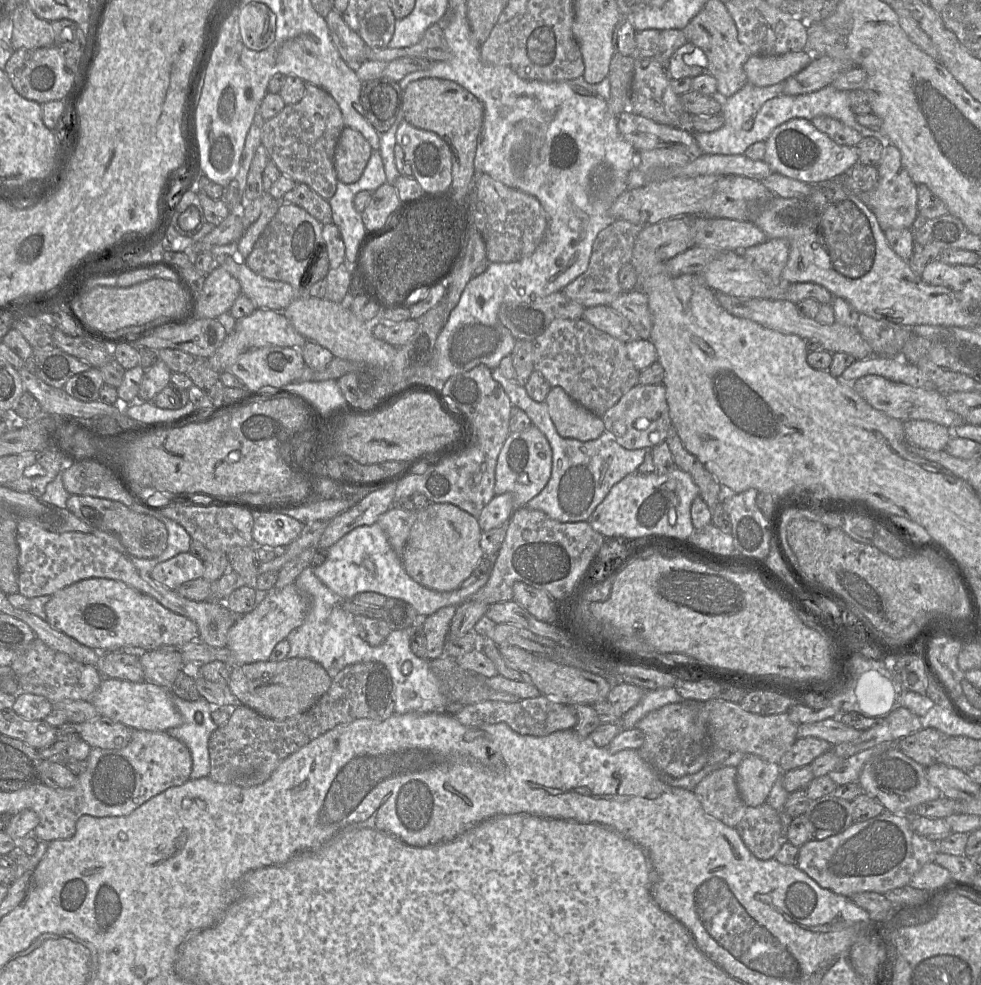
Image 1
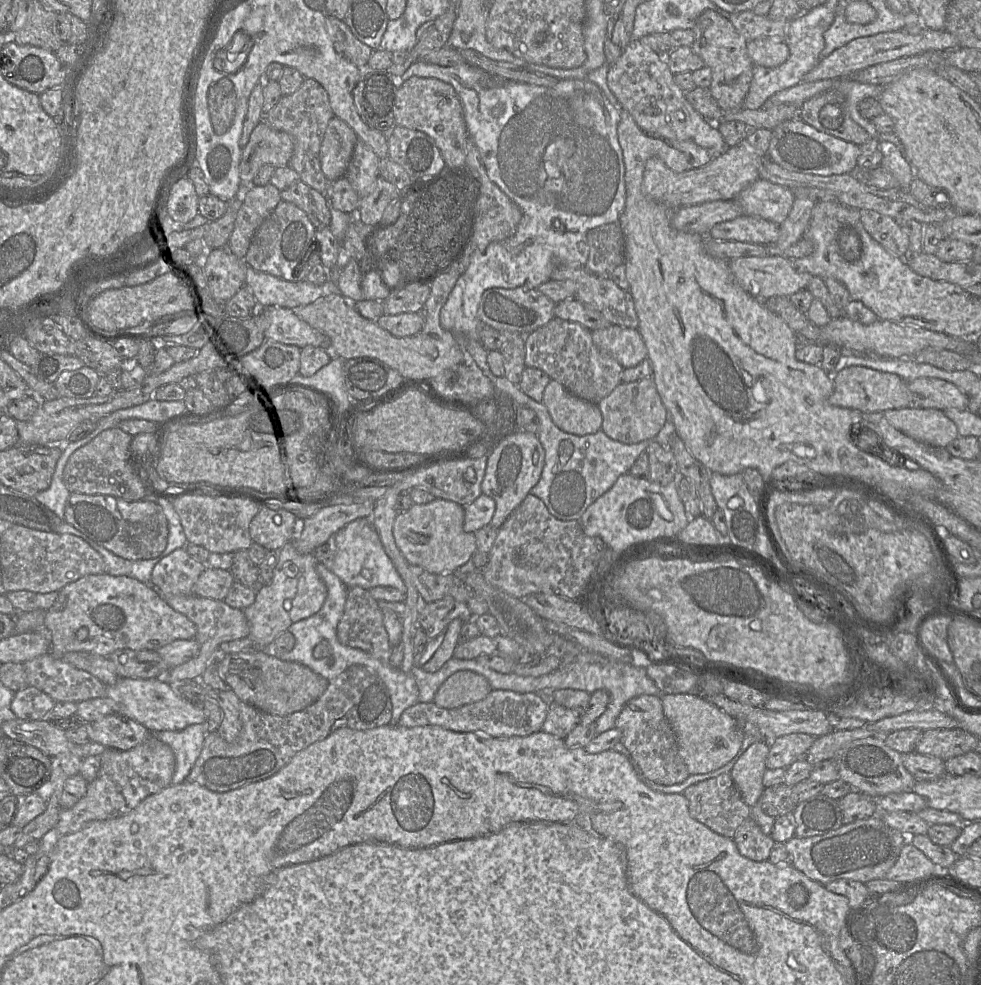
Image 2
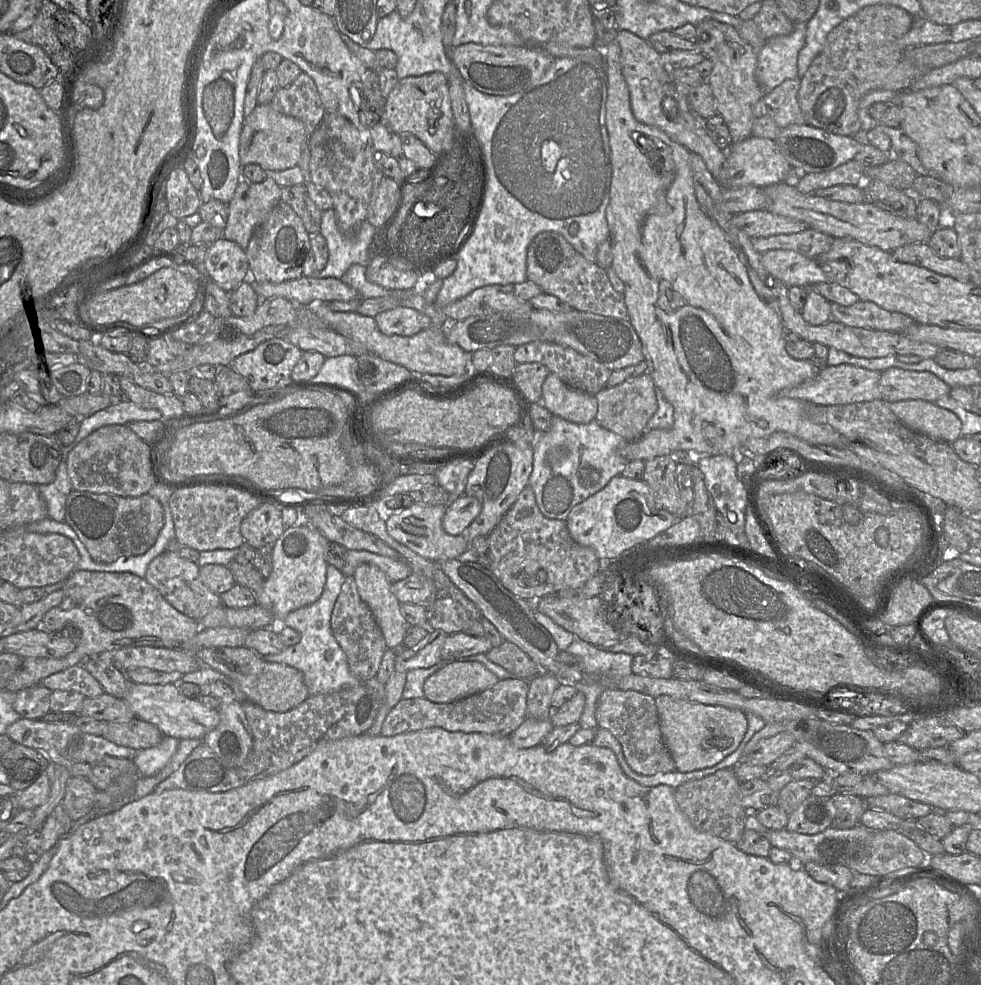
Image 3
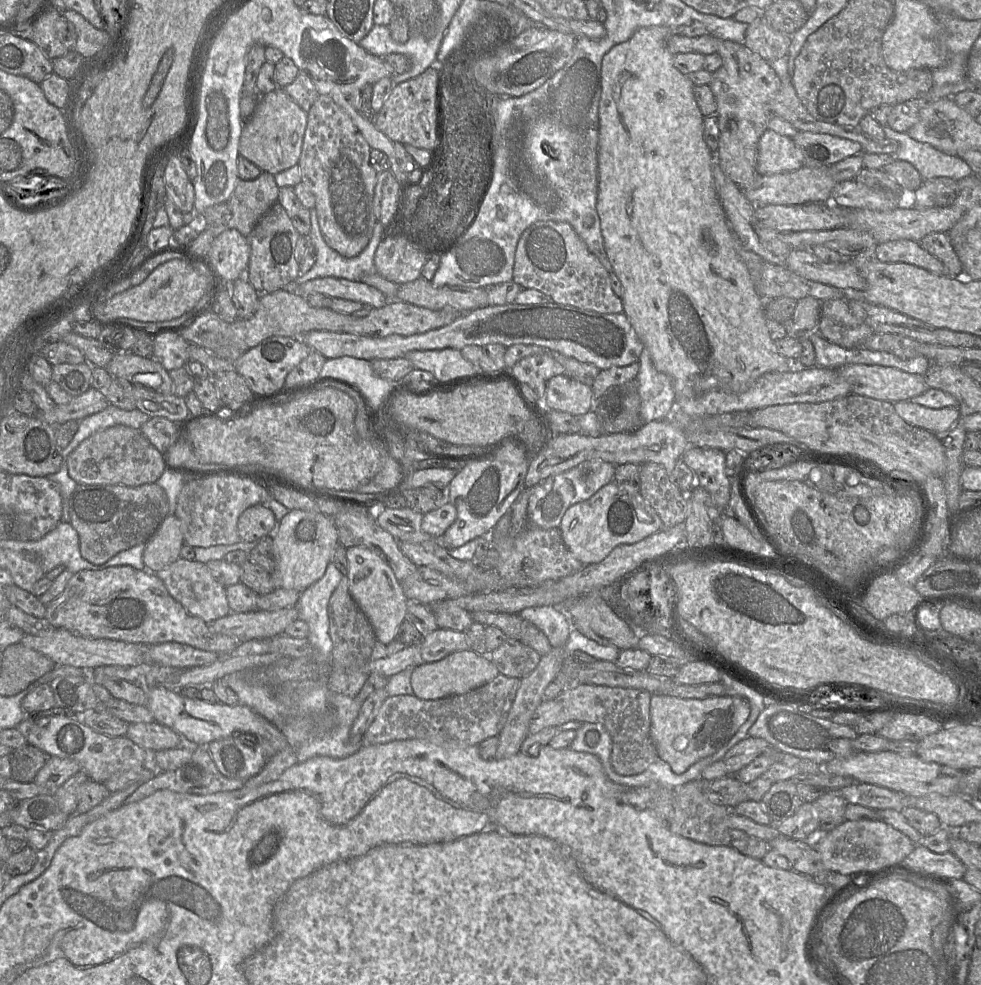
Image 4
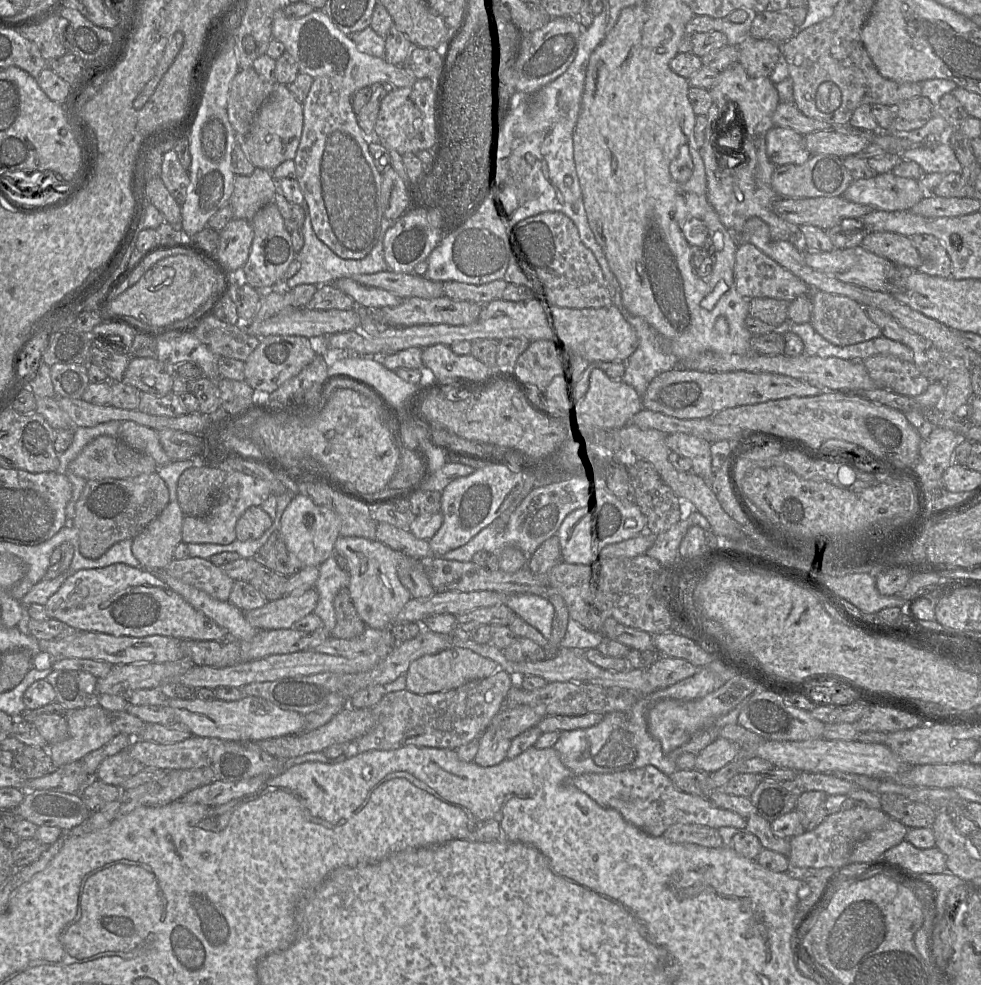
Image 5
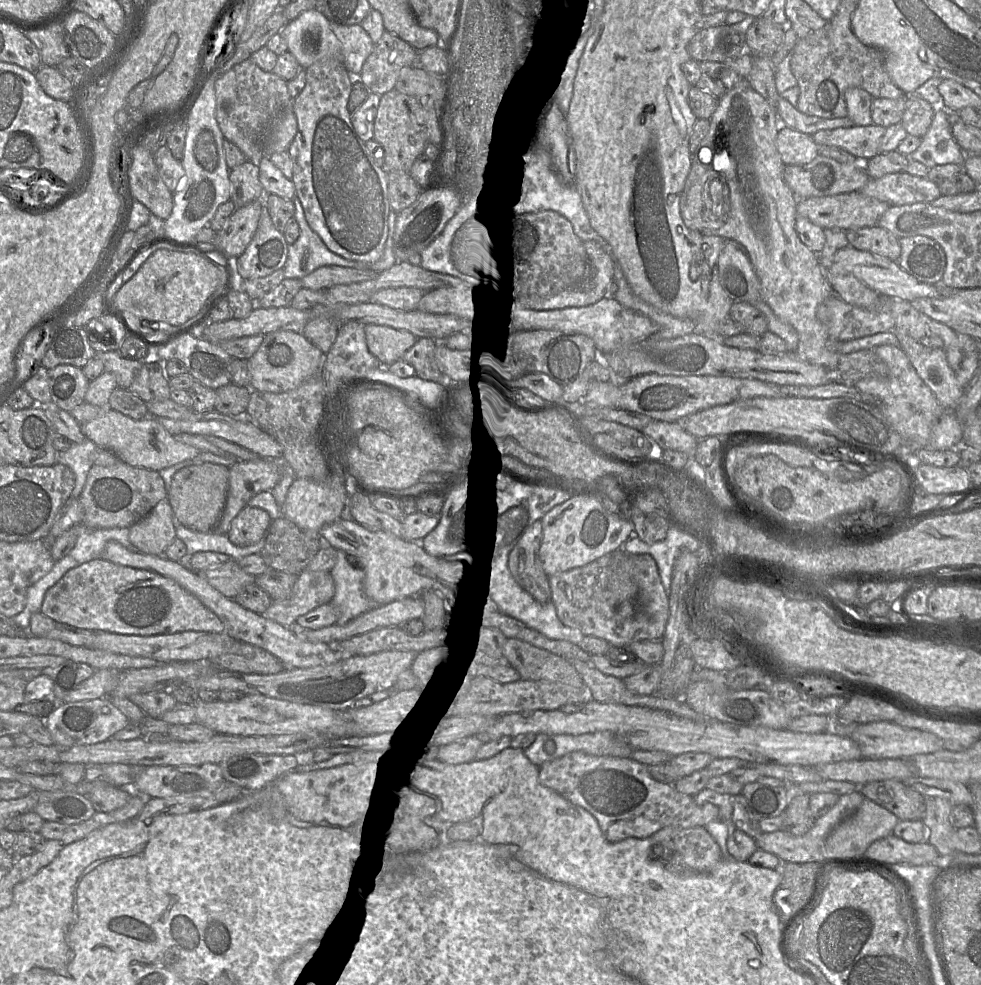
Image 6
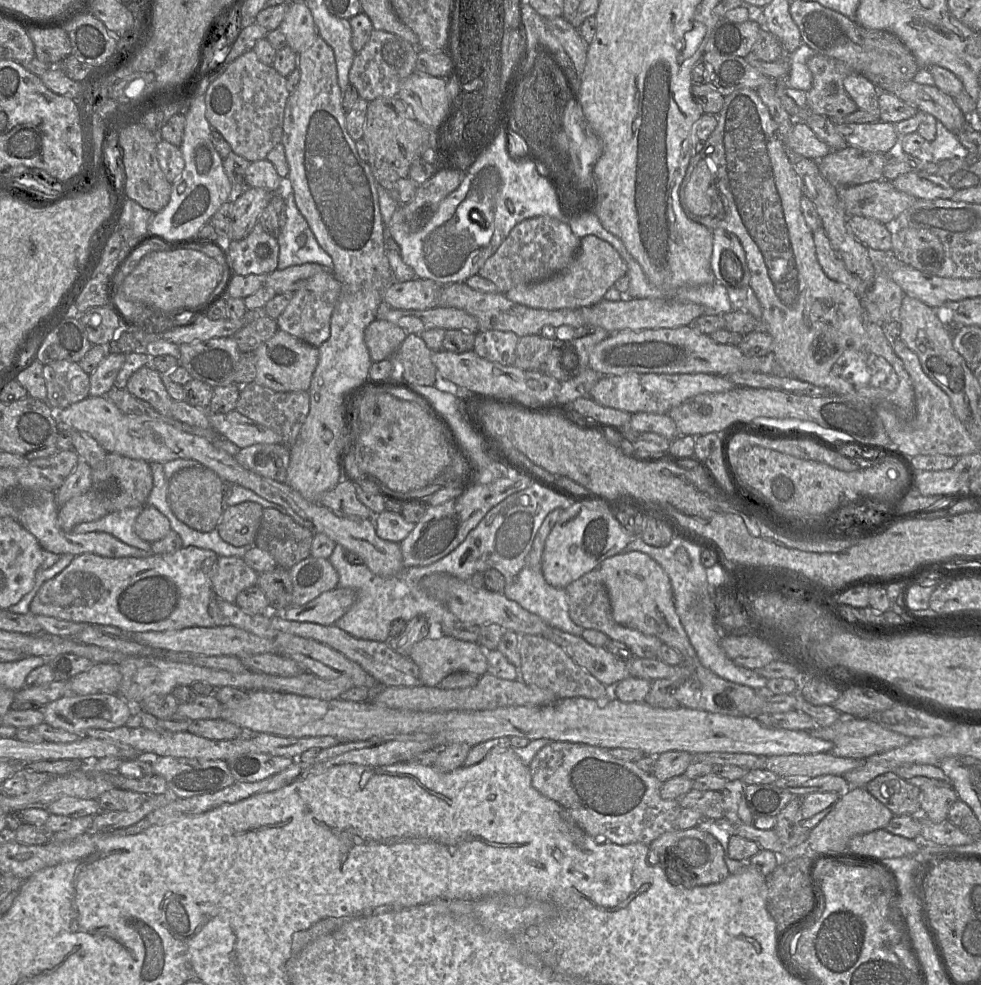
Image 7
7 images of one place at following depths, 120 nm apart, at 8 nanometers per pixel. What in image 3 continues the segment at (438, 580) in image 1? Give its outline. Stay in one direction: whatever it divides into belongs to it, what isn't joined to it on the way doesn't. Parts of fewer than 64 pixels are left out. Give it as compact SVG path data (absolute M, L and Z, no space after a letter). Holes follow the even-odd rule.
M415 502L386 520L387 532L397 542L428 560L439 562L456 559L468 549L470 543L462 535L452 536L444 531L442 520L446 508L447 505L425 505Z

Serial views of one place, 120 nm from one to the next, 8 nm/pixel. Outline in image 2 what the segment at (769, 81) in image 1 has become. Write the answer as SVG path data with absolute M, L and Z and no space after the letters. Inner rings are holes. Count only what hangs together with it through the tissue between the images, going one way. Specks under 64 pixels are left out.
M760 38L746 43L747 52L755 66L775 68L789 57L789 48L783 41Z

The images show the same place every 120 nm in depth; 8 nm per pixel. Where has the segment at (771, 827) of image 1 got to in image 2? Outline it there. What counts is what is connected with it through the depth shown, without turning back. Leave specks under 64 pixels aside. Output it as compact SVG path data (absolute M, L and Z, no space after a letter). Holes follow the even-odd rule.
M751 817L744 820L738 827L733 840L739 852L753 861L768 860L776 845L772 837L763 833Z

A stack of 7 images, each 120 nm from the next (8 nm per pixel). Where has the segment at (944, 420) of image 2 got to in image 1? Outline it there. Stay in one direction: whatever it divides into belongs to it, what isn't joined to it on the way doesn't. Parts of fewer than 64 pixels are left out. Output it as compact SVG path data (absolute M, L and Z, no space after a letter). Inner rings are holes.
M908 420L903 422L908 445L928 450L944 450L953 430L927 420Z

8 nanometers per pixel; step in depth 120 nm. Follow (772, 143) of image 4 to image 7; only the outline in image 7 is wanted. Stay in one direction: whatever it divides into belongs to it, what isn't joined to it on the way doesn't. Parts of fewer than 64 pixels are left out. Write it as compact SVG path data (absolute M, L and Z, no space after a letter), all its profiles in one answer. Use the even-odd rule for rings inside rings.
M795 121L787 136L787 147L794 153L819 161L831 149L808 127L804 121Z

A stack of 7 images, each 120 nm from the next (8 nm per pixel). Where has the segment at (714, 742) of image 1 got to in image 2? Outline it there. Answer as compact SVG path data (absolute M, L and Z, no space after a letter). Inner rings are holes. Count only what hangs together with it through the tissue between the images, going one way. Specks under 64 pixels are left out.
M641 695L630 699L615 721L615 728L622 734L621 743L613 746L615 750L623 754L635 770L637 777L647 787L662 793L681 794L689 786L717 777L720 774L731 772L734 764L746 749L755 741L765 742L769 748L778 738L772 731L760 728L752 722L739 722L743 732L743 742L738 753L724 766L704 774L690 775L687 767L679 754L677 737L665 717L661 697L654 695Z

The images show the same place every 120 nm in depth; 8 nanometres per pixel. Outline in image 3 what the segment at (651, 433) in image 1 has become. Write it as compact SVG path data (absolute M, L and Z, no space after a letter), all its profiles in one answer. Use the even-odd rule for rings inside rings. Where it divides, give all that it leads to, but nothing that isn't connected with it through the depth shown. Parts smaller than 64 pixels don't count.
M648 373L628 379L614 387L605 387L595 396L598 402L597 422L627 441L637 440L645 433L646 425L658 406L656 386Z

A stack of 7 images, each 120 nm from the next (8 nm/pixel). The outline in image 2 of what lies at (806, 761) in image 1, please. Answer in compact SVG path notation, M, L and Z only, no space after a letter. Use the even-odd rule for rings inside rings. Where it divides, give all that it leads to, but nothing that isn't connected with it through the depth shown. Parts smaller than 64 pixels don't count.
M792 733L778 737L769 748L766 767L769 769L787 768L801 757L815 741L806 733Z

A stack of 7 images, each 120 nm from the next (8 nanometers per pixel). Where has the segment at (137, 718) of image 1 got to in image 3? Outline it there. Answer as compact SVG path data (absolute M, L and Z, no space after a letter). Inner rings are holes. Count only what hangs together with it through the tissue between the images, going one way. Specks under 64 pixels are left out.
M130 683L128 693L124 700L134 713L135 717L154 724L164 734L164 736L182 739L203 739L210 731L215 729L220 723L220 713L214 709L206 707L201 701L185 696L178 684L143 684Z

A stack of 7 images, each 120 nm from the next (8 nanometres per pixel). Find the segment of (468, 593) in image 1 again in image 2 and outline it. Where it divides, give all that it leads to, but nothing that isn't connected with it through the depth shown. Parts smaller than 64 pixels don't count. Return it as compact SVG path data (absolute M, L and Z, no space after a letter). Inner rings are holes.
M359 518L340 529L332 537L335 555L327 567L337 575L348 587L360 586L365 589L372 587L393 587L406 595L407 587L402 577L389 558L379 534L367 518Z

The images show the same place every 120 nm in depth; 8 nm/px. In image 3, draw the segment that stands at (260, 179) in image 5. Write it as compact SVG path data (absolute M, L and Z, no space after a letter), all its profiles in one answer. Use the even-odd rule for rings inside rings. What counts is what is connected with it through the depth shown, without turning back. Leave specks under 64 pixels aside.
M242 178L228 202L223 237L246 250L255 230L281 201L281 187L271 178L253 183Z

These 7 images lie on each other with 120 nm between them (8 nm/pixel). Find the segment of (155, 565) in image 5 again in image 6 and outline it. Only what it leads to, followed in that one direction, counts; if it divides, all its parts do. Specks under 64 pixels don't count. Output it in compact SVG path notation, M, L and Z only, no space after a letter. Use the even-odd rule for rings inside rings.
M169 500L159 501L148 515L129 528L130 542L141 553L164 555L166 548L176 538L173 519Z

